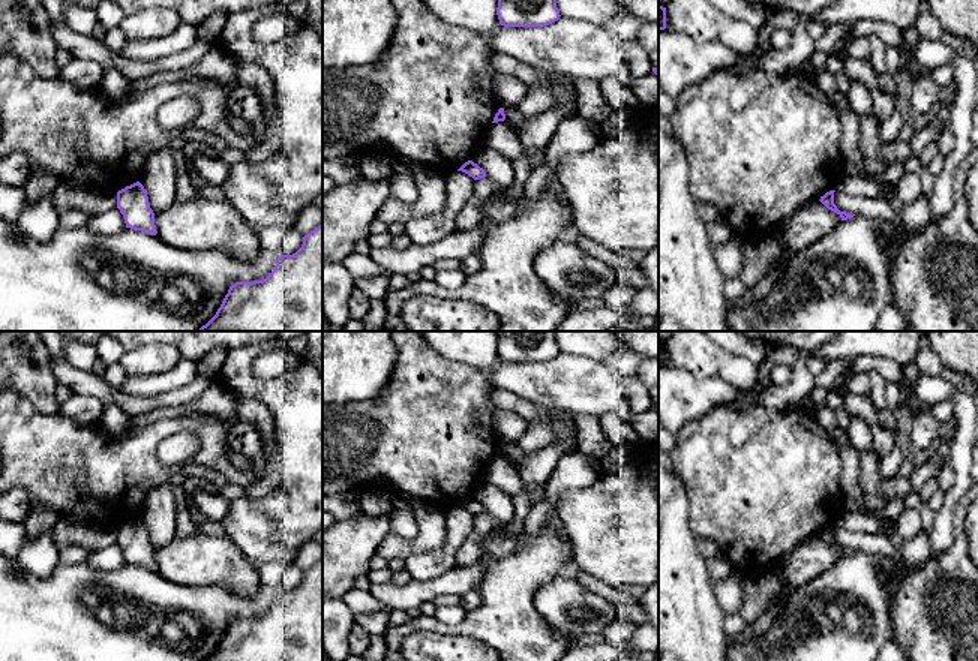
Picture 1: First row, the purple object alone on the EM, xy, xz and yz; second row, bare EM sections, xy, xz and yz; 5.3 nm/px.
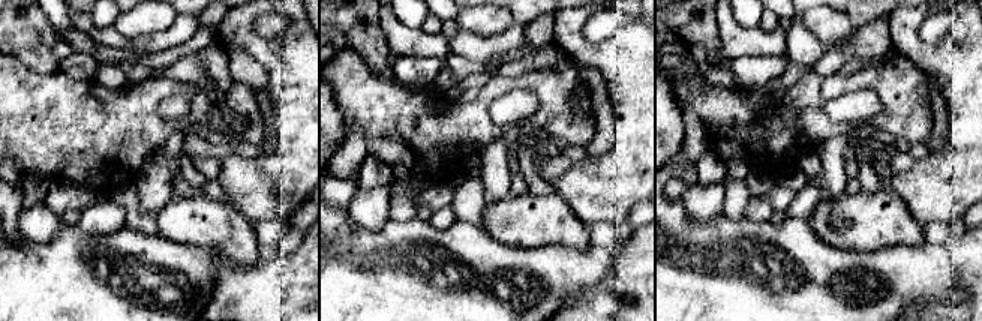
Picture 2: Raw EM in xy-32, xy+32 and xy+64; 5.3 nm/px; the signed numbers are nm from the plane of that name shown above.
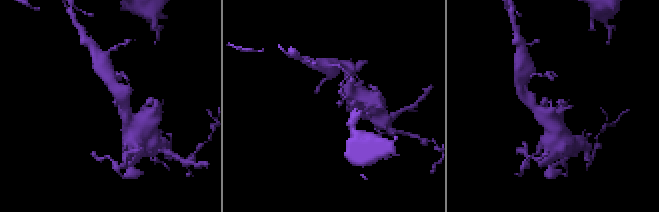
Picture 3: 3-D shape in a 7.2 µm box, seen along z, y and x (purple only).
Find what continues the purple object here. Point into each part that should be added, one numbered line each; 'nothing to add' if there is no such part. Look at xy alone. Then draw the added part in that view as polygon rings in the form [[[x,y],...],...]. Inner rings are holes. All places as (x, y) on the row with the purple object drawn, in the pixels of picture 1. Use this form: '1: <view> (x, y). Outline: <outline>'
nothing to add

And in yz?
nothing to add

